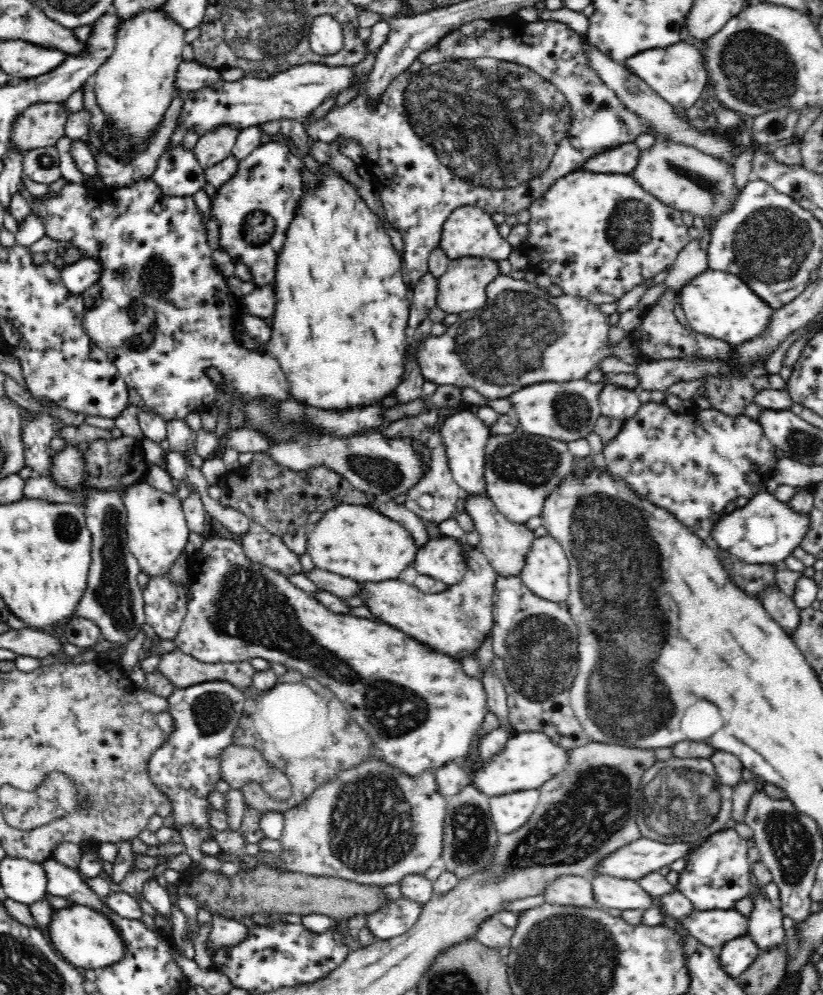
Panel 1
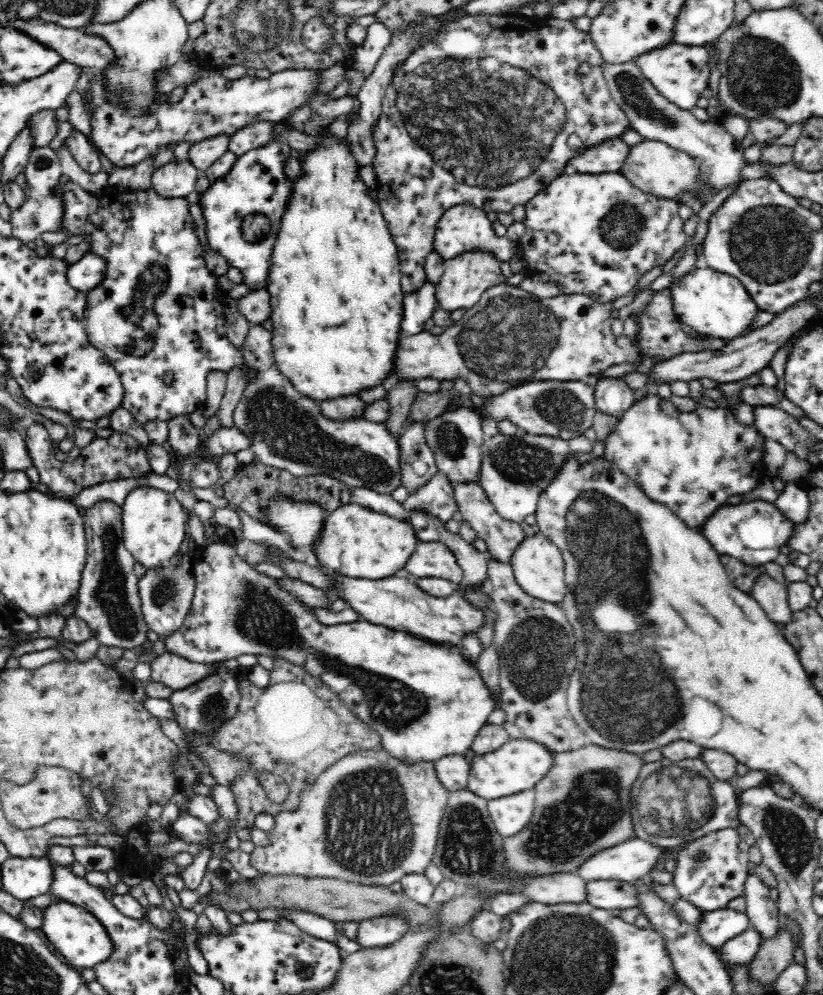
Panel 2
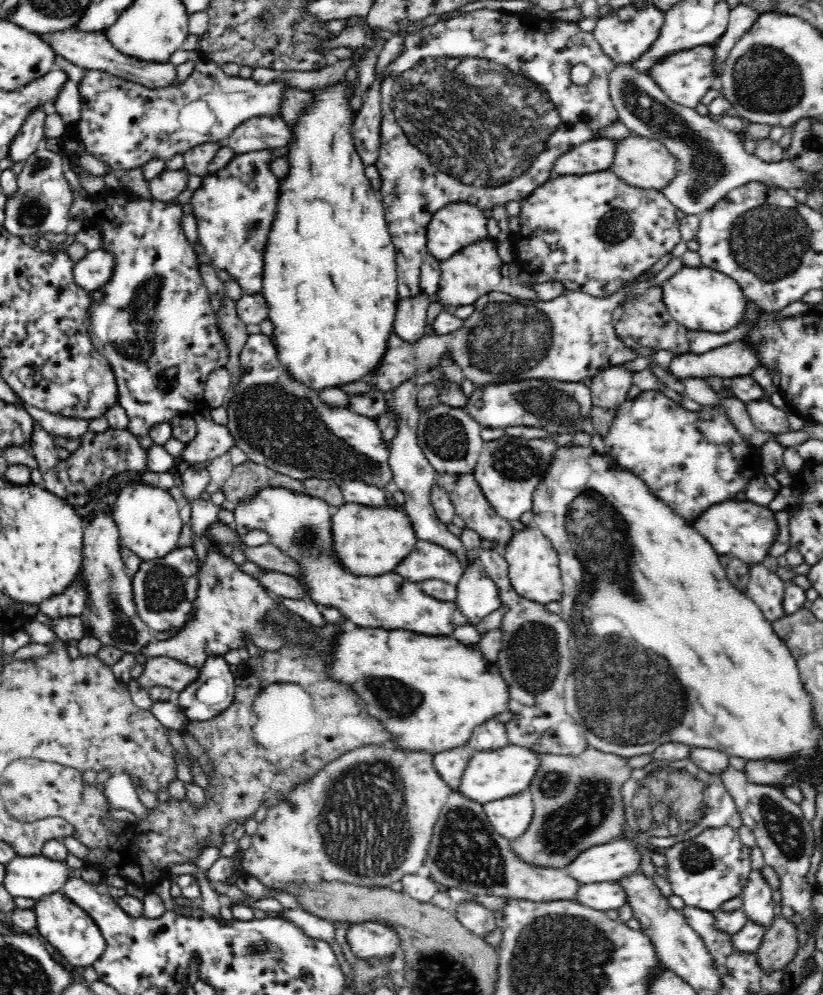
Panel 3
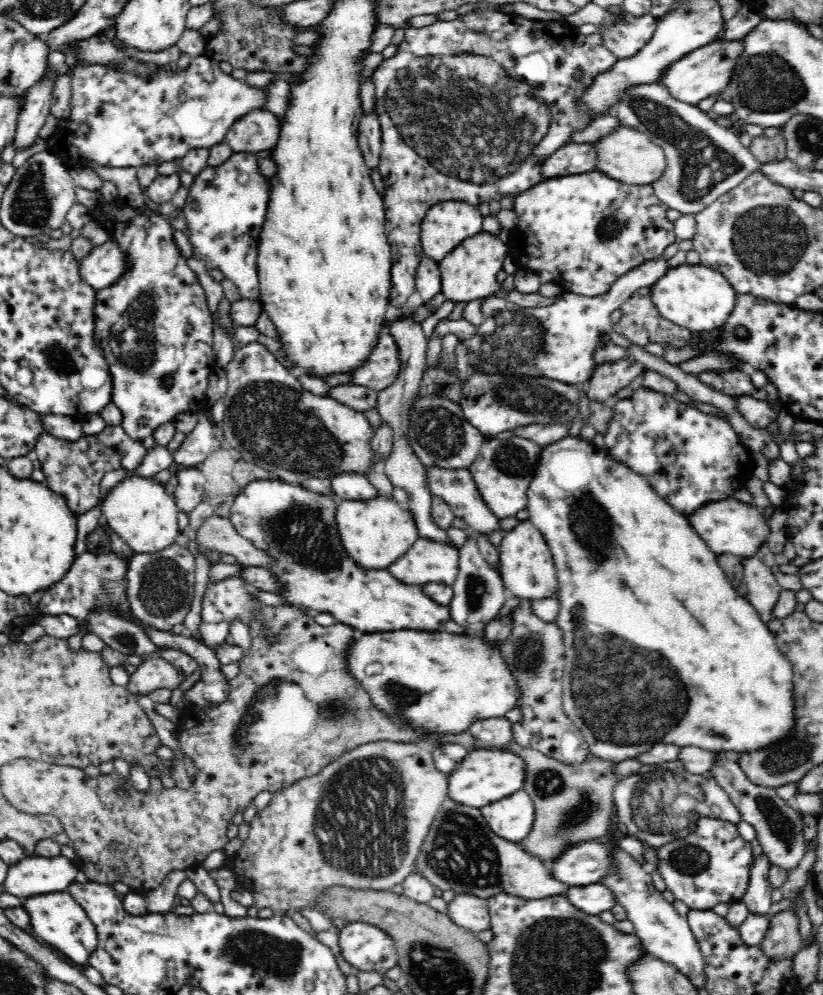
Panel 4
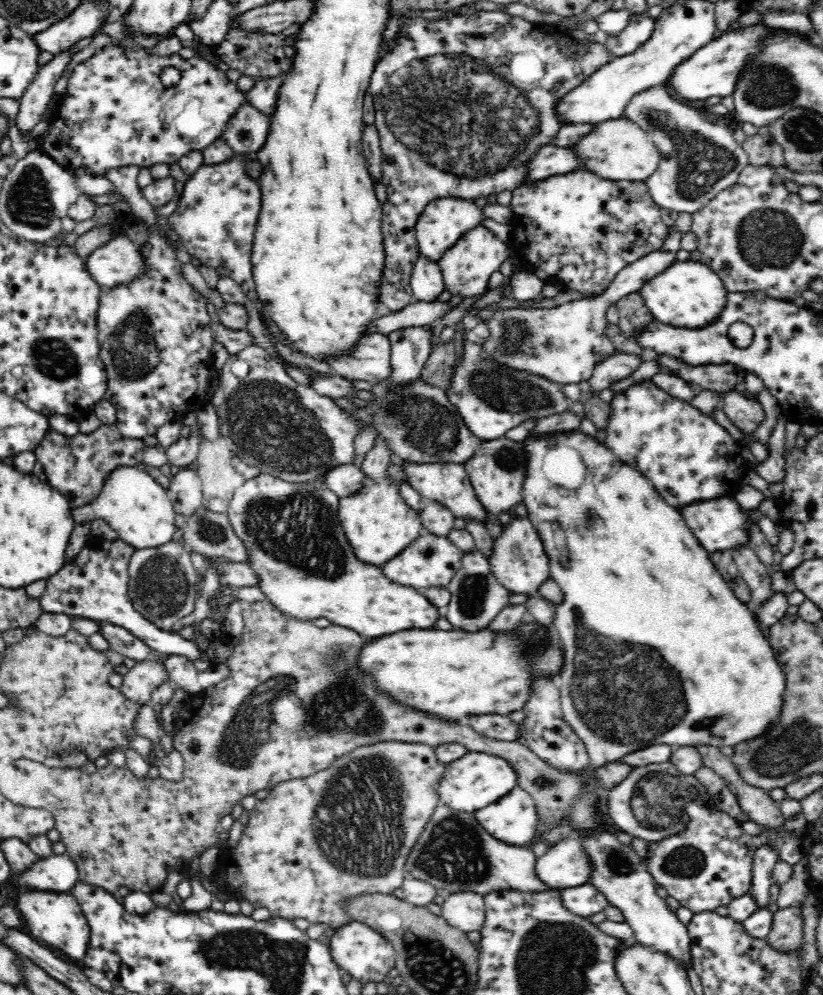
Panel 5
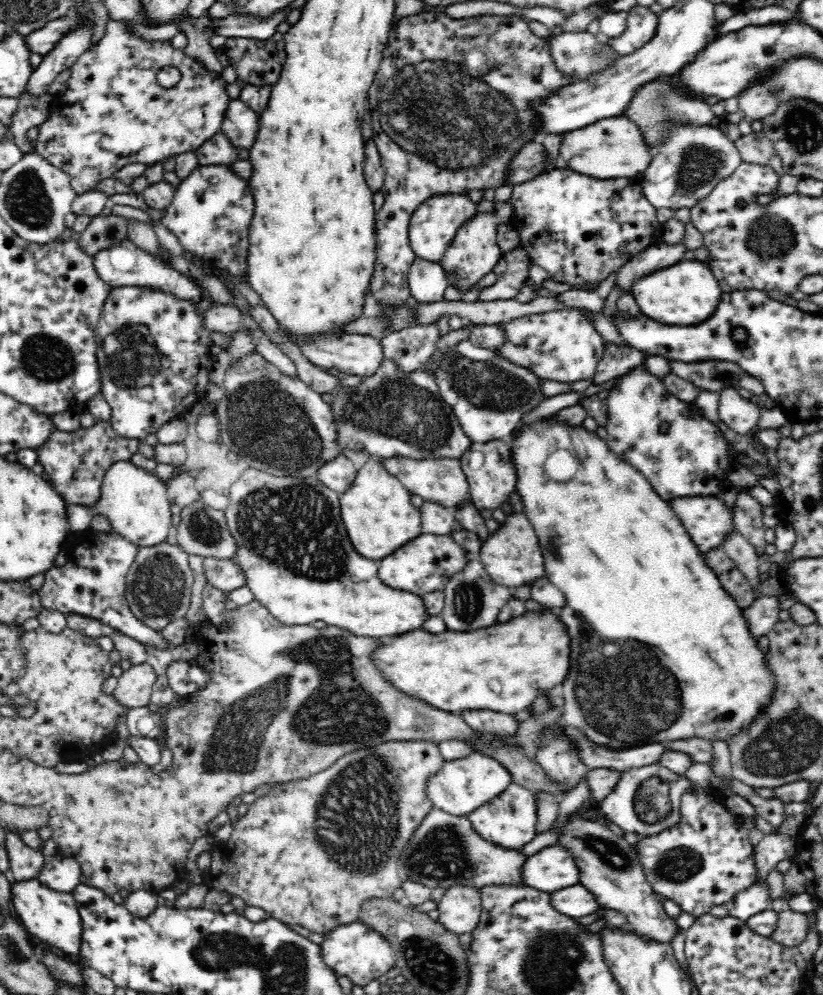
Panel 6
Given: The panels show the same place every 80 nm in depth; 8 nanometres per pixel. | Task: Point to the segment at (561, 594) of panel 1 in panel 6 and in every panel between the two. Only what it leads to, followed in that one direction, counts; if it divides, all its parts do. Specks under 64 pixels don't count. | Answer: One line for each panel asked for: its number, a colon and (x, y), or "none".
2: (538, 567)
3: (533, 570)
4: (525, 565)
5: (518, 560)
6: (511, 555)

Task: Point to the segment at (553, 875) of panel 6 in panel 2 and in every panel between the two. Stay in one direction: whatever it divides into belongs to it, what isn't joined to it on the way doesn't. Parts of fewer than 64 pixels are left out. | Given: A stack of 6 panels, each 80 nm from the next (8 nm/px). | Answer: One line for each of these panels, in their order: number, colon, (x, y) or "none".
2: (629, 860)
3: (604, 862)
4: (583, 863)
5: (565, 864)

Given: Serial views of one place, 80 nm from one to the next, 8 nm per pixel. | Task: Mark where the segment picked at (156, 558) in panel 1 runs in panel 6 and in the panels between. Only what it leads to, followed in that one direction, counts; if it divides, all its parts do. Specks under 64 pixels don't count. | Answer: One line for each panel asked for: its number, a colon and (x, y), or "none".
2: (153, 525)
3: (147, 518)
4: (138, 509)
5: (136, 506)
6: (135, 501)

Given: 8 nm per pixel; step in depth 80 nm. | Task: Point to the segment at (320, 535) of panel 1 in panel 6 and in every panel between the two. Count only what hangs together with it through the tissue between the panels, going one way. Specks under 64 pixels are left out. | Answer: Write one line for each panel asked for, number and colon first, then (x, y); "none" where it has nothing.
2: (358, 542)
3: (369, 540)
4: (376, 531)
5: (379, 524)
6: (379, 516)

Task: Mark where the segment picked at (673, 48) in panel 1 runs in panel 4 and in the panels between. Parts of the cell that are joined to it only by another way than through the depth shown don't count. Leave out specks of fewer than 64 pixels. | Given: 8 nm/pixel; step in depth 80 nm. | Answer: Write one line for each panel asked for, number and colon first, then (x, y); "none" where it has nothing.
2: (679, 72)
3: (685, 77)
4: (707, 70)

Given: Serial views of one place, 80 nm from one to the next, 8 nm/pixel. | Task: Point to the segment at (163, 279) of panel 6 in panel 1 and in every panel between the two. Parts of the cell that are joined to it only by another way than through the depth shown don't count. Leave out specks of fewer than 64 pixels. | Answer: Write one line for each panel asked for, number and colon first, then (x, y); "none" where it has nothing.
1: (77, 277)
2: (86, 274)
3: (92, 272)
4: (104, 266)
5: (120, 262)

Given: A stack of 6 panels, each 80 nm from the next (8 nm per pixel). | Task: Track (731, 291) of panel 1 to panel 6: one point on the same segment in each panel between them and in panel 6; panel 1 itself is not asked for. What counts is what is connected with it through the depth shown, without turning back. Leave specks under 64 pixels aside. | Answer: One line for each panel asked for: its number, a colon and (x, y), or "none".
2: (715, 304)
3: (701, 299)
4: (693, 296)
5: (689, 294)
6: (684, 294)

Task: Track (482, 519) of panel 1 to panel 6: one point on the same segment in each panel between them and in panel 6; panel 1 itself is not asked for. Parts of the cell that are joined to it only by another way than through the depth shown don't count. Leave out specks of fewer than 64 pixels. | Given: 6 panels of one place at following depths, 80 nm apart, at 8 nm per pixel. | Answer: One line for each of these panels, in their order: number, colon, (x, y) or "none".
2: (501, 536)
3: (469, 502)
4: (456, 487)
5: (448, 483)
6: (441, 480)

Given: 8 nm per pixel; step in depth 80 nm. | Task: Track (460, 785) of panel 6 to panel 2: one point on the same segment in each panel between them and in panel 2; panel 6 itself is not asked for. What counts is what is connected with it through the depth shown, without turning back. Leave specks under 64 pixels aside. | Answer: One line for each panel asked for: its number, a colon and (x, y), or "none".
2: (517, 765)
3: (488, 775)
4: (485, 775)
5: (477, 779)

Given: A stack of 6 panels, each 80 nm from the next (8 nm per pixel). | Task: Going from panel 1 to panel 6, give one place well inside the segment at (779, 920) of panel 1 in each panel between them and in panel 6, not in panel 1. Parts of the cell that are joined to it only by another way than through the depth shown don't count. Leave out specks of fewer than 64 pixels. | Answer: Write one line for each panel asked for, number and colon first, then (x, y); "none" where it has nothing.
2: (763, 915)
3: (757, 901)
4: (757, 898)
5: (765, 858)
6: (775, 847)

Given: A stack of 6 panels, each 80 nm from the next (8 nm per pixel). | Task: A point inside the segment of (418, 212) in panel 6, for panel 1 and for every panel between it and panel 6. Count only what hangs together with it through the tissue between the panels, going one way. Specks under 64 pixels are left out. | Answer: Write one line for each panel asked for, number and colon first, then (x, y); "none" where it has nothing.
1: (469, 231)
2: (464, 228)
3: (458, 224)
4: (447, 224)
5: (442, 223)

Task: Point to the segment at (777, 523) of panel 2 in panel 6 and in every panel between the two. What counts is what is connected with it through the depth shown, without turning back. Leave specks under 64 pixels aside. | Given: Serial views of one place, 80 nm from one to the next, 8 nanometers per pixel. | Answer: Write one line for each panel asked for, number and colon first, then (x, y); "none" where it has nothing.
3: (746, 530)
4: (727, 526)
5: (719, 524)
6: (707, 520)

